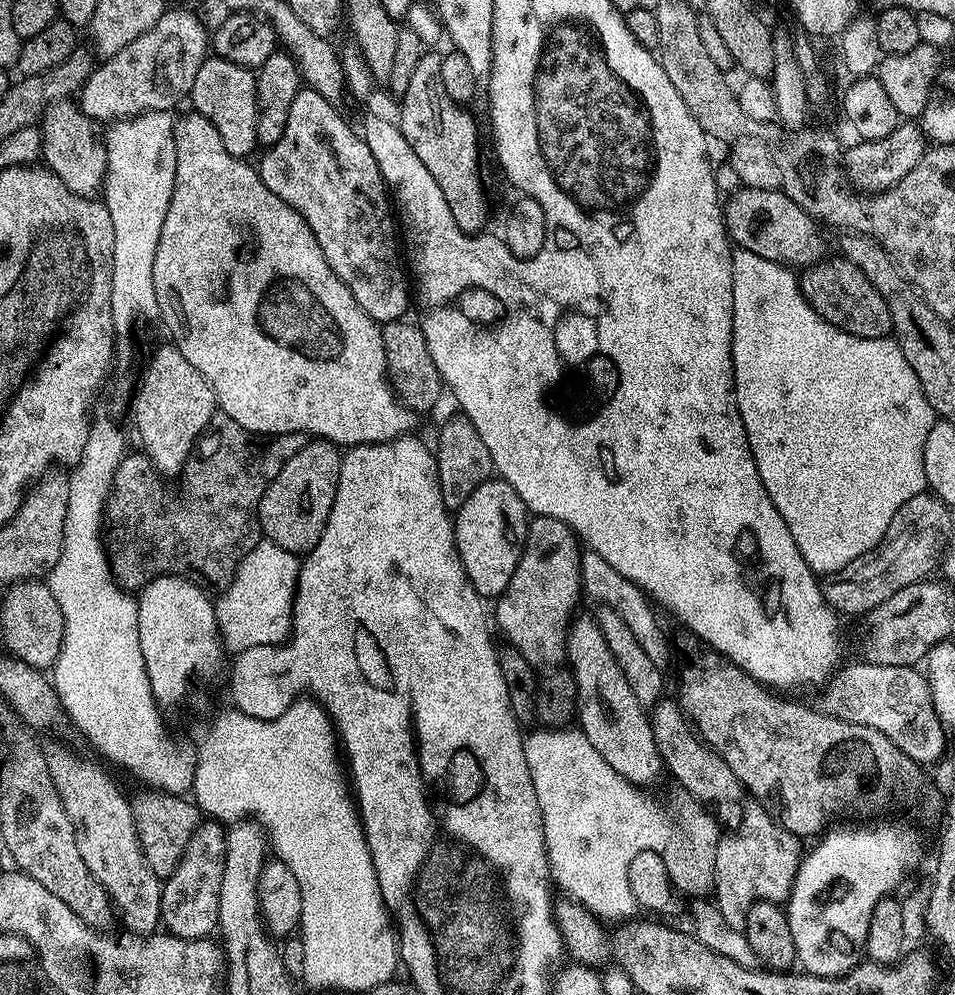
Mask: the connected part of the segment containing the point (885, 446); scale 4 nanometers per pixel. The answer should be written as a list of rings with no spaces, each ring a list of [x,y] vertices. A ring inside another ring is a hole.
[[[733,247],[732,277],[734,278],[734,318],[732,319],[732,386],[736,397],[736,408],[740,412],[742,422],[746,426],[746,438],[750,442],[750,450],[754,454],[754,462],[758,466],[758,474],[762,478],[762,486],[766,486],[766,494],[770,494],[770,502],[778,506],[778,514],[782,514],[782,522],[790,526],[790,534],[794,534],[794,542],[798,542],[798,550],[802,550],[802,558],[817,574],[837,572],[850,566],[855,560],[869,555],[879,544],[890,526],[890,518],[898,514],[898,506],[910,502],[920,492],[925,491],[924,463],[922,454],[926,446],[926,434],[937,421],[936,411],[930,402],[924,400],[924,391],[918,382],[918,374],[908,368],[906,354],[897,351],[896,380],[892,380],[892,372],[888,369],[889,337],[858,338],[854,334],[846,334],[830,322],[822,319],[804,300],[800,292],[798,276],[793,269],[770,262],[766,258],[758,258],[758,254],[750,254],[750,250]]]

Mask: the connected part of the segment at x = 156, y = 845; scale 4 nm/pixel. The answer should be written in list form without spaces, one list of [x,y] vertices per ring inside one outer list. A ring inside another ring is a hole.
[[[143,790],[131,797],[134,826],[138,830],[138,842],[144,851],[150,870],[161,878],[167,878],[178,866],[182,854],[186,850],[186,842],[194,834],[194,830],[202,822],[202,813],[191,799],[180,794],[159,790]]]

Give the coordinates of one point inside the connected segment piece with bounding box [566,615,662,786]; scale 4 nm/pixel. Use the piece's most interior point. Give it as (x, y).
(613, 721)

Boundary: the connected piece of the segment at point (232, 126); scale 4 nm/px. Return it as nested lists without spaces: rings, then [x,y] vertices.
[[[215,54],[209,55],[202,62],[190,80],[191,107],[206,118],[218,130],[222,138],[222,146],[230,150],[230,154],[241,158],[251,157],[251,152],[258,148],[256,131],[258,130],[258,102],[256,101],[256,72],[243,68],[234,62],[226,62]]]

